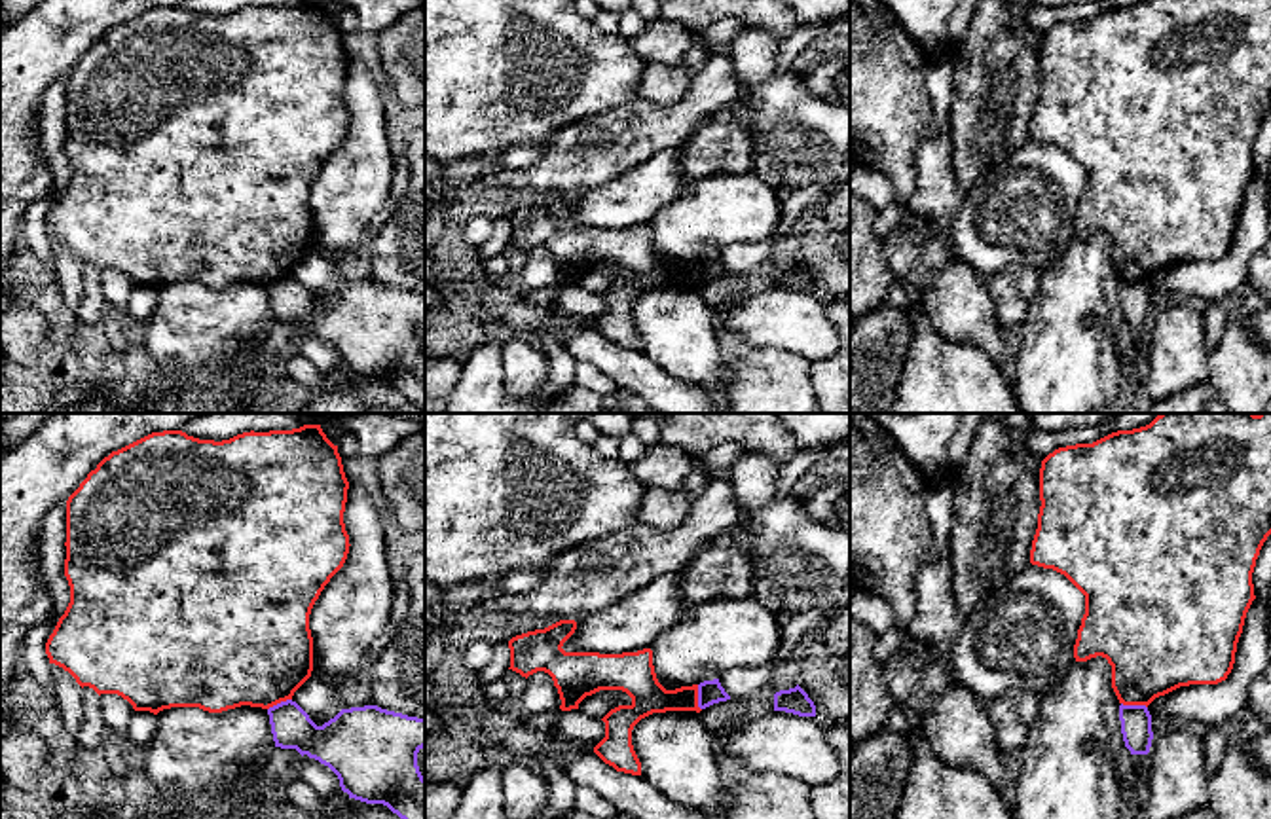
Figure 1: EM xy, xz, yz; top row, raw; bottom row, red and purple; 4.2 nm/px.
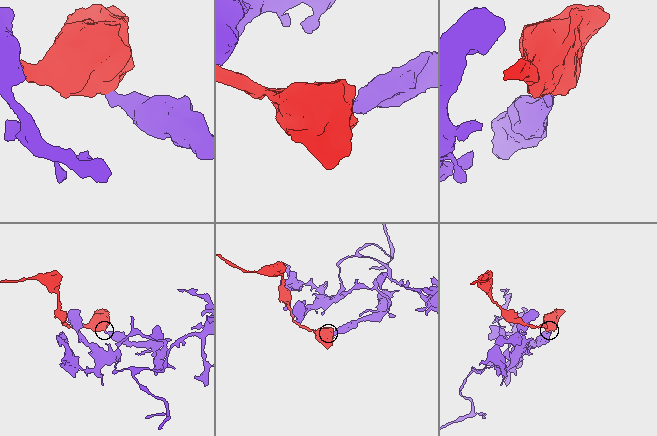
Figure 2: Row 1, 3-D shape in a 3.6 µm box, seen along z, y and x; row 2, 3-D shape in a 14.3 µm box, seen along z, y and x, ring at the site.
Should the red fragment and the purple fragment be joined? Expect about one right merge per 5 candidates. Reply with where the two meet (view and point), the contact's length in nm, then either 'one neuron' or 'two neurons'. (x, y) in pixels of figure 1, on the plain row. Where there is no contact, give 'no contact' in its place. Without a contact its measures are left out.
contact yz (1135, 279); length 110 nm; two neurons

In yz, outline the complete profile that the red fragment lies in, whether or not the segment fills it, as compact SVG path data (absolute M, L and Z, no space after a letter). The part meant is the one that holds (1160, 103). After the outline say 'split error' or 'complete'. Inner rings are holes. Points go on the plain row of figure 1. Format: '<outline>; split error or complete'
M1146 0L1112 8L1093 19L1059 23L1041 36L1040 89L1030 138L1064 150L1083 171L1085 190L1074 220L1076 237L1102 231L1112 241L1112 264L1123 281L1150 281L1180 262L1218 260L1235 239L1246 188L1256 174L1252 148L1271 110L1271 0Z; complete

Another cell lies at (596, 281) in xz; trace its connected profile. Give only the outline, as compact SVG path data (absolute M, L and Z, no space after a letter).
M599 265L586 271L579 279L579 286L592 294L603 294L611 284L618 281L632 281L632 273L622 265Z

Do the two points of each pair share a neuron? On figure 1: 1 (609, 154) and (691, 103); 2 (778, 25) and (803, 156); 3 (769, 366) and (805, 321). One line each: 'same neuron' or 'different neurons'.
1: same neuron
2: different neurons
3: different neurons

